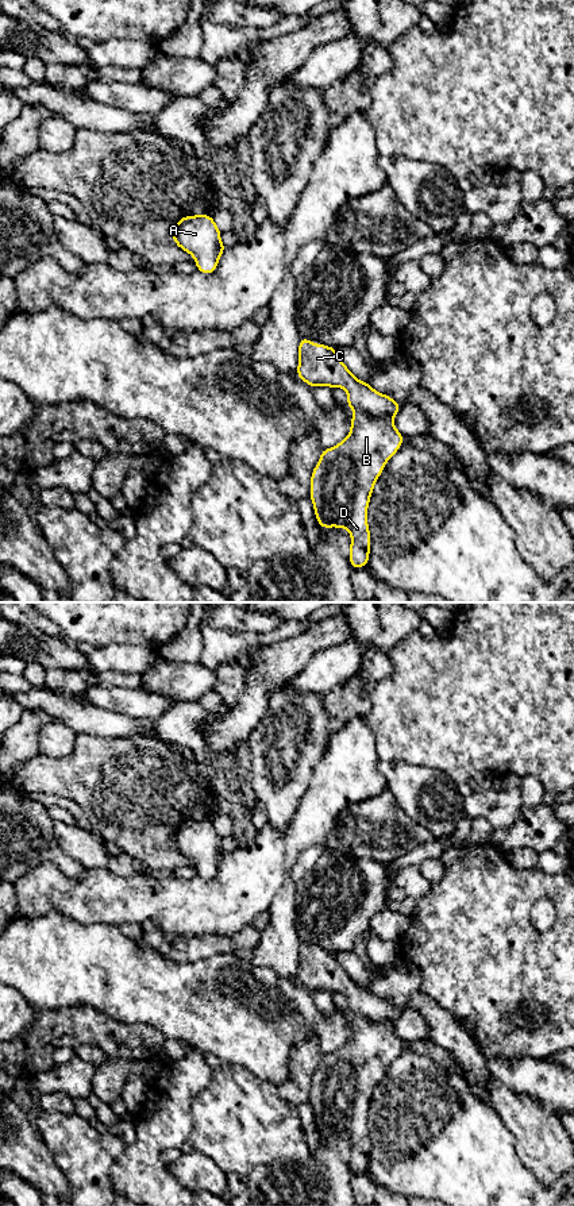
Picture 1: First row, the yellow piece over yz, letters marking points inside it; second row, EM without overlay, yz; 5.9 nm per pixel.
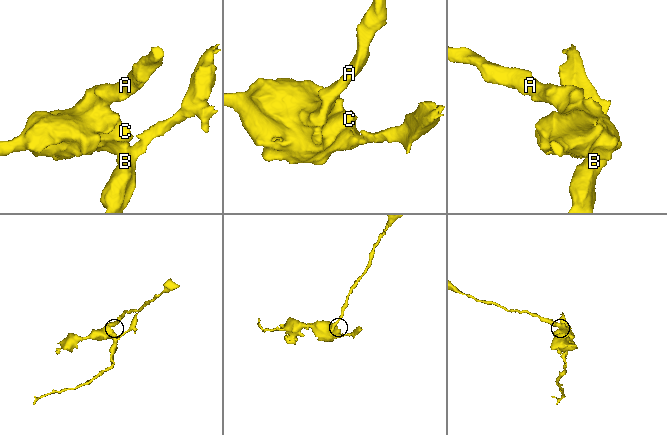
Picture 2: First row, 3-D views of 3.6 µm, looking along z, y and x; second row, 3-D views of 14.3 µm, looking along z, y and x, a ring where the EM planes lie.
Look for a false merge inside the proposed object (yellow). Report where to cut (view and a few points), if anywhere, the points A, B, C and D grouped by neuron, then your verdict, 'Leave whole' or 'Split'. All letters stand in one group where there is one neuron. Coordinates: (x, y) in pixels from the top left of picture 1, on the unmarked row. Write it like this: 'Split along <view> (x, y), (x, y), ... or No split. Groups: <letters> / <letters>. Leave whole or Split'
Split along yz (355, 1016), (392, 1024). Groups: A C / B D. Split

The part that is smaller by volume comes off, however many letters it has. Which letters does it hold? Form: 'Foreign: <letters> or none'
Foreign: B, D

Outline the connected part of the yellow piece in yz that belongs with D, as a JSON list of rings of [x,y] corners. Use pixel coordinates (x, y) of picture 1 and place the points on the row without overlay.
[[[355,1017],[350,1025],[350,1039],[331,1053],[320,1059],[311,1079],[309,1102],[313,1109],[315,1122],[320,1133],[346,1133],[350,1137],[351,1174],[365,1172],[370,1160],[370,1134],[367,1128],[367,1113],[375,1086],[384,1076],[386,1067],[402,1051],[404,1041],[393,1029],[393,1024],[369,1021]]]

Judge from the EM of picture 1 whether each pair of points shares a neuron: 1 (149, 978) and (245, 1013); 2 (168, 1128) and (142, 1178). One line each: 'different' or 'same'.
1: same
2: same

